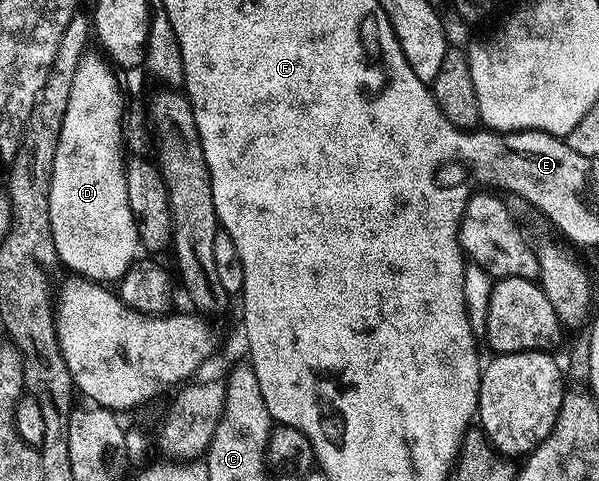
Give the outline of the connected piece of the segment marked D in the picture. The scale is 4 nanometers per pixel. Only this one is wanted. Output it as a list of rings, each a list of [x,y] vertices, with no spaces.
[[[93,51],[86,52],[85,58],[79,63],[79,71],[75,71],[75,83],[71,83],[71,100],[67,103],[67,115],[63,115],[63,131],[59,135],[55,167],[51,175],[51,235],[55,239],[58,262],[74,269],[78,278],[98,283],[117,283],[138,260],[142,247],[135,219],[131,215],[131,203],[127,203],[126,160],[121,157],[121,116],[126,98],[121,97],[121,85],[116,77],[118,74],[98,57]]]

